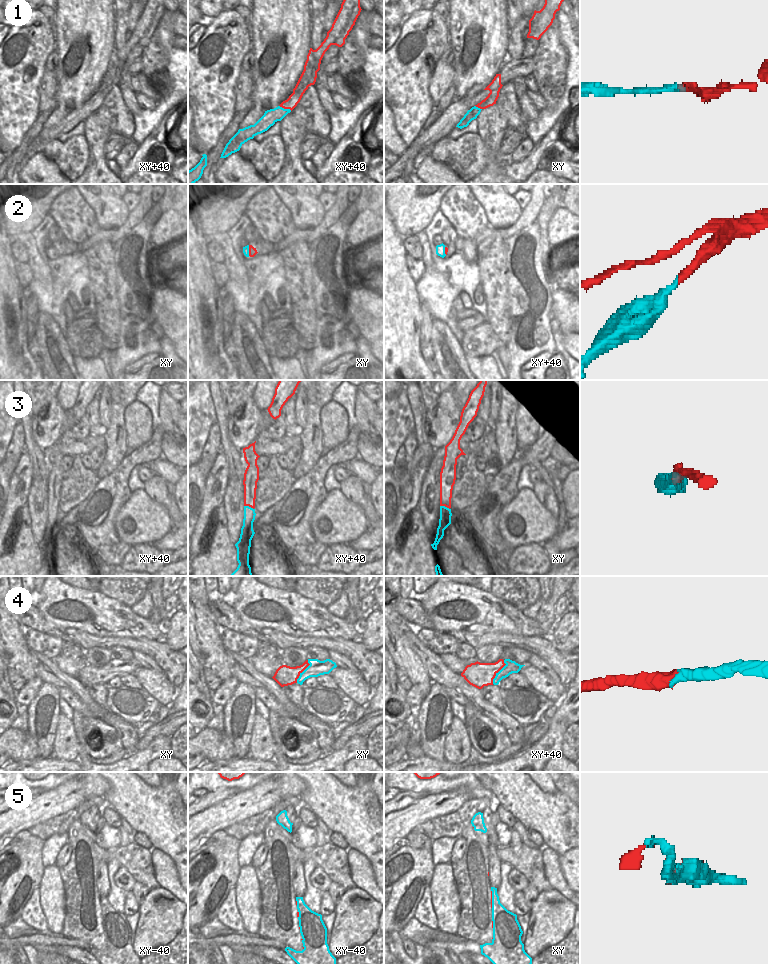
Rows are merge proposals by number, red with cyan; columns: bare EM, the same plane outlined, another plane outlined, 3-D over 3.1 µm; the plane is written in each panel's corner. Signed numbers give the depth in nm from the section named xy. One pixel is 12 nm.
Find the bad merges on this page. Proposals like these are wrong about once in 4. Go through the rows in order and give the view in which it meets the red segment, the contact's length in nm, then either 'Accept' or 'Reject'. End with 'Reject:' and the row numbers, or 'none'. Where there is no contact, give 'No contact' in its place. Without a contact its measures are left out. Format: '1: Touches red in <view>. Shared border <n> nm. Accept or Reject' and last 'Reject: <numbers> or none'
1: Touches red in xy+40. Shared border 170 nm. Reject
2: Touches red in xy. Shared border 130 nm. Accept
3: Touches red in xy+40. Shared border 130 nm. Accept
4: Touches red in xy+40. Shared border 320 nm. Accept
5: Touches red in xy. Shared border 220 nm. Reject
Reject: 1, 5.

